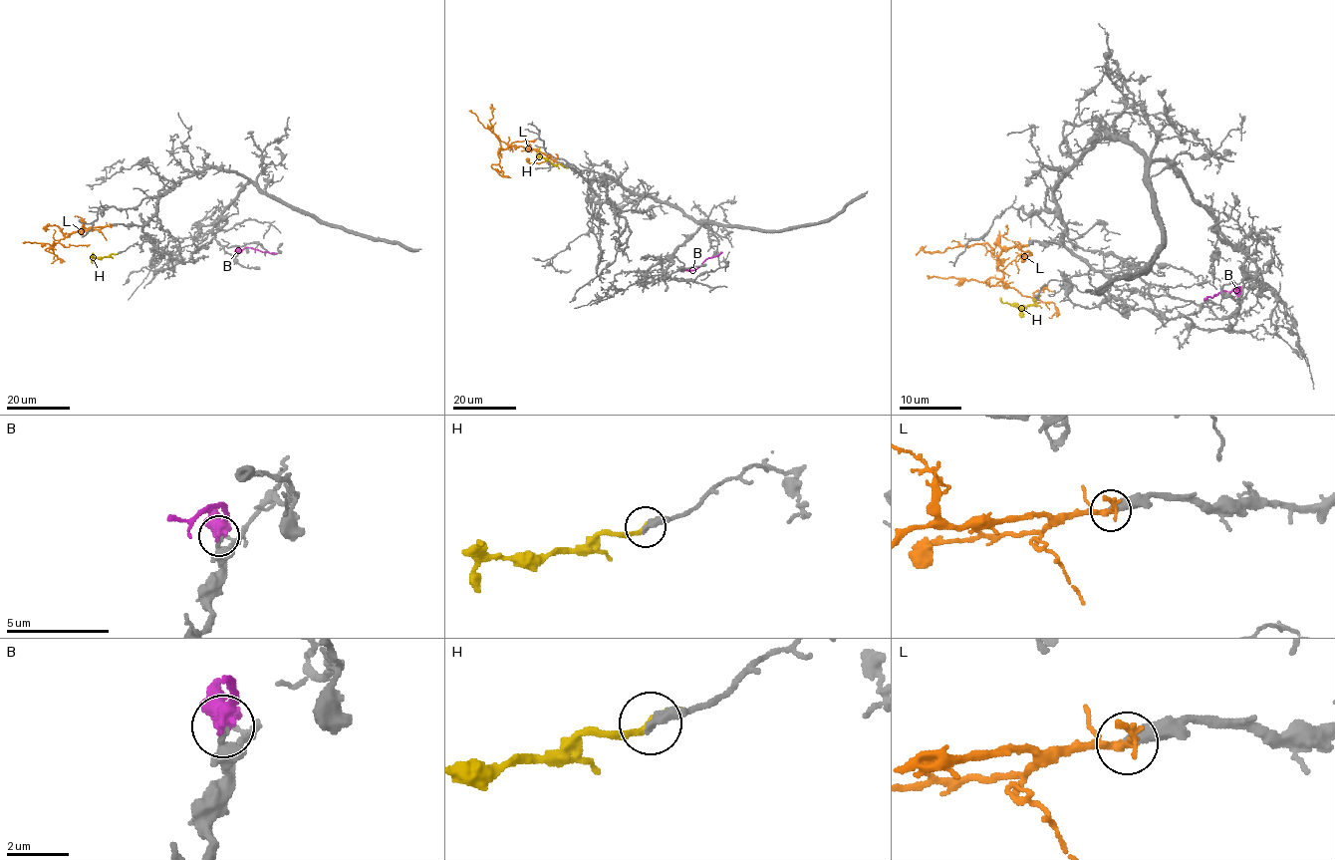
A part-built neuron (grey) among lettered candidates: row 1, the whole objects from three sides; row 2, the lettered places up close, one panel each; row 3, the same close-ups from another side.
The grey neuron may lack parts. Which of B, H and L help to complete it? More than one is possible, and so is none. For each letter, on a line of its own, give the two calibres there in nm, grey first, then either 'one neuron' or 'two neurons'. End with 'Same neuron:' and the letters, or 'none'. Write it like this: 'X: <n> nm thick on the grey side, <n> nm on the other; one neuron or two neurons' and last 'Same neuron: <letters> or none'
B: 360 nm thick on the grey side, 420 nm on the other; two neurons
H: 400 nm thick on the grey side, 190 nm on the other; two neurons
L: 440 nm thick on the grey side, 170 nm on the other; one neuron
Same neuron: L

